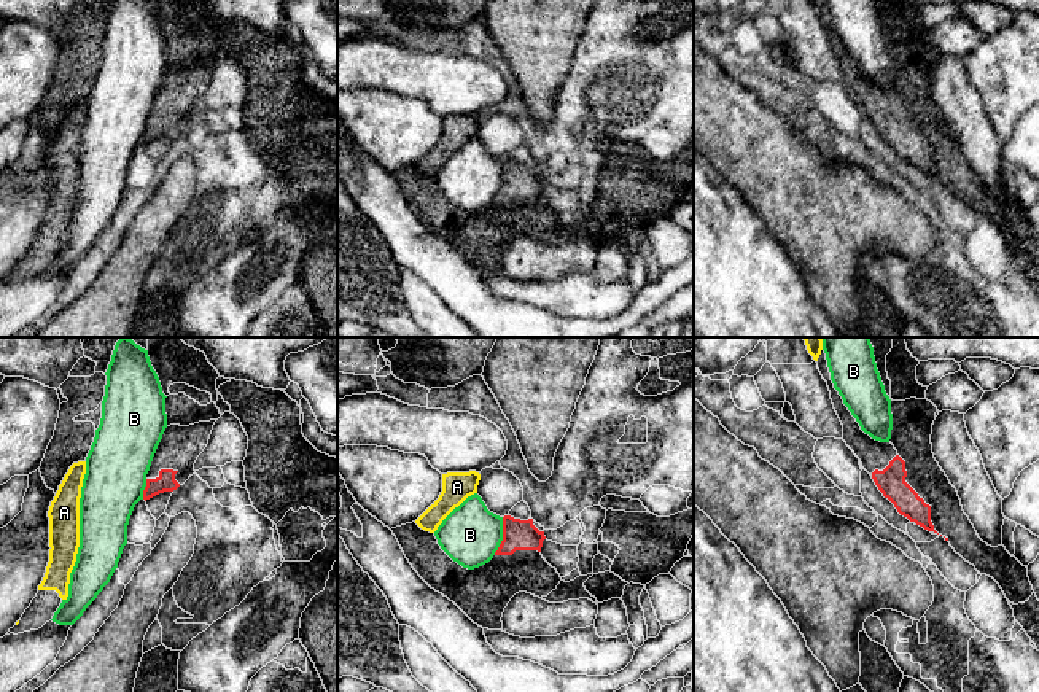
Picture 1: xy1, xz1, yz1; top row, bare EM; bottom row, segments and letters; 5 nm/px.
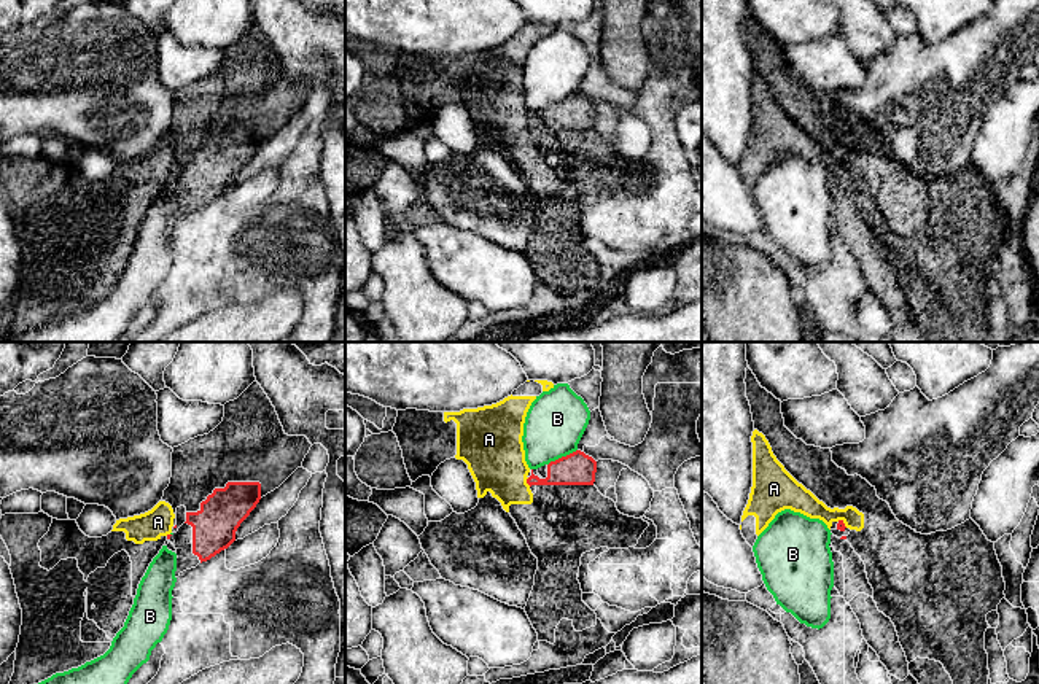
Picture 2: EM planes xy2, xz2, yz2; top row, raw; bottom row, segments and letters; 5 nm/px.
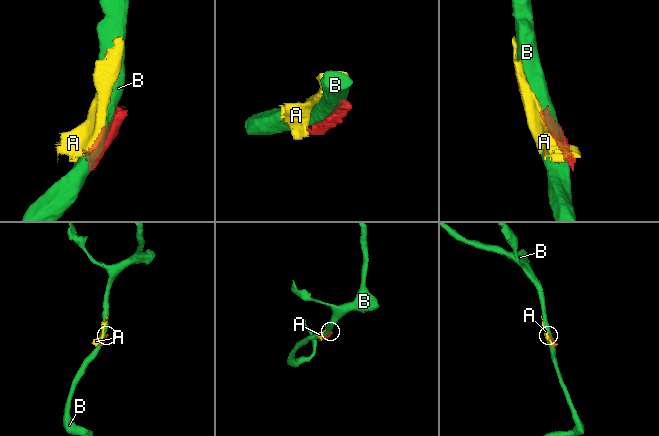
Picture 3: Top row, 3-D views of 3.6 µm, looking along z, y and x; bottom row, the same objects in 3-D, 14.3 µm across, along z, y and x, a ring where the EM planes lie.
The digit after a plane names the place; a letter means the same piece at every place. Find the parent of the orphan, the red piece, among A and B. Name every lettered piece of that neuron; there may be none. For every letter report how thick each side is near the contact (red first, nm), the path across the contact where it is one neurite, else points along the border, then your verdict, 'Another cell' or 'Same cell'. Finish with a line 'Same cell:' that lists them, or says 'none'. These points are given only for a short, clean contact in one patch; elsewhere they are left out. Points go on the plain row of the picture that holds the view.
A: Thickness 160 nm (red) against 320 nm. Boundary: xz2 (527, 121), (530, 129). Another cell
B: Thickness 160 nm (red) against 300 nm. Another cell
Same cell: none

